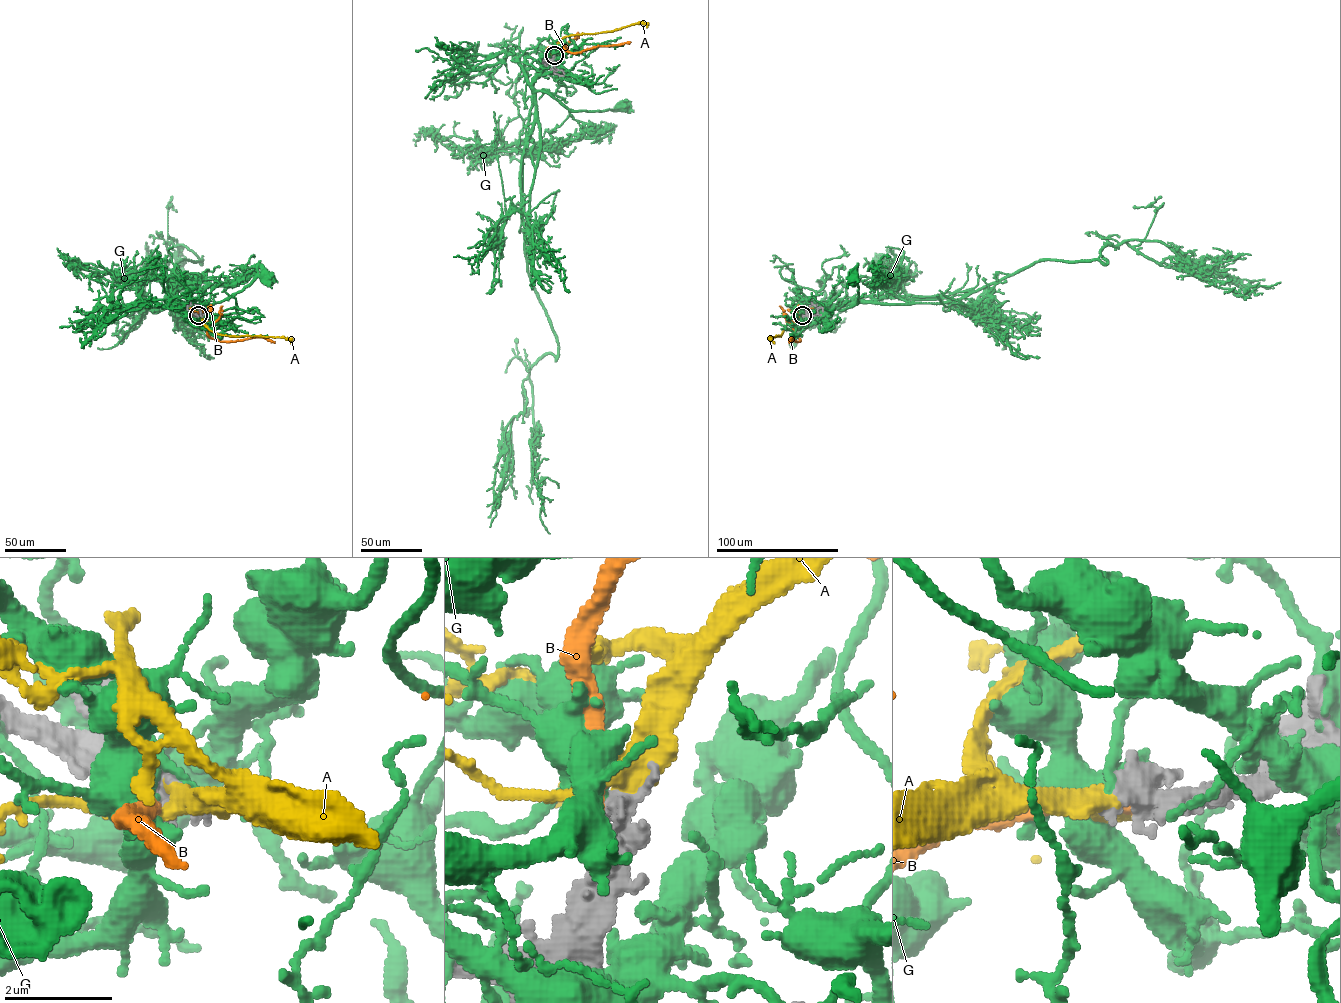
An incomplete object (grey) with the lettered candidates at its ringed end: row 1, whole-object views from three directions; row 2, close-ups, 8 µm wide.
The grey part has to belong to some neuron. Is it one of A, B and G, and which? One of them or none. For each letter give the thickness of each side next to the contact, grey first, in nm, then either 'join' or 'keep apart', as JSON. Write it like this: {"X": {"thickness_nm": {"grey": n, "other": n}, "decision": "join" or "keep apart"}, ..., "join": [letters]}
{"A": {"thickness_nm": {"grey": 400, "other": 340}, "decision": "join"}, "B": {"thickness_nm": {"grey": 440, "other": 360}, "decision": "keep apart"}, "G": {"thickness_nm": {"grey": 420, "other": 440}, "decision": "keep apart"}, "join": ["A"]}

